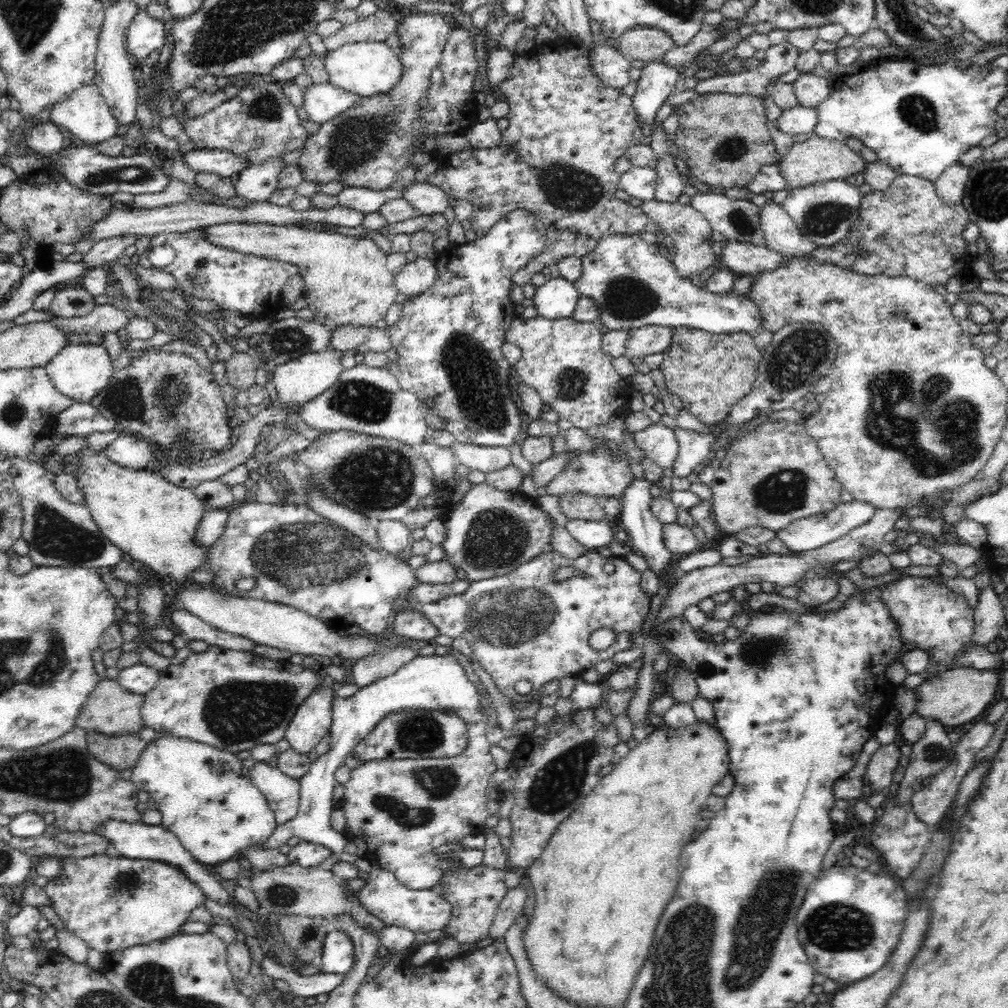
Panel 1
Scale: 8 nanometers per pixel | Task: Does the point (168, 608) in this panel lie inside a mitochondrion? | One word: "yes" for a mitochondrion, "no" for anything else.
no

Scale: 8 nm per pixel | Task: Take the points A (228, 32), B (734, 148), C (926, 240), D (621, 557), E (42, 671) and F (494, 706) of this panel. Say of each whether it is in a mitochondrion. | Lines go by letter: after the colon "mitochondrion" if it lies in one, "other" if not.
A: mitochondrion
B: mitochondrion
C: other
D: other
E: mitochondrion
F: other

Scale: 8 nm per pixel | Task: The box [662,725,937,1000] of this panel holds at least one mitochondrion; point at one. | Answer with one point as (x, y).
(833, 927)

